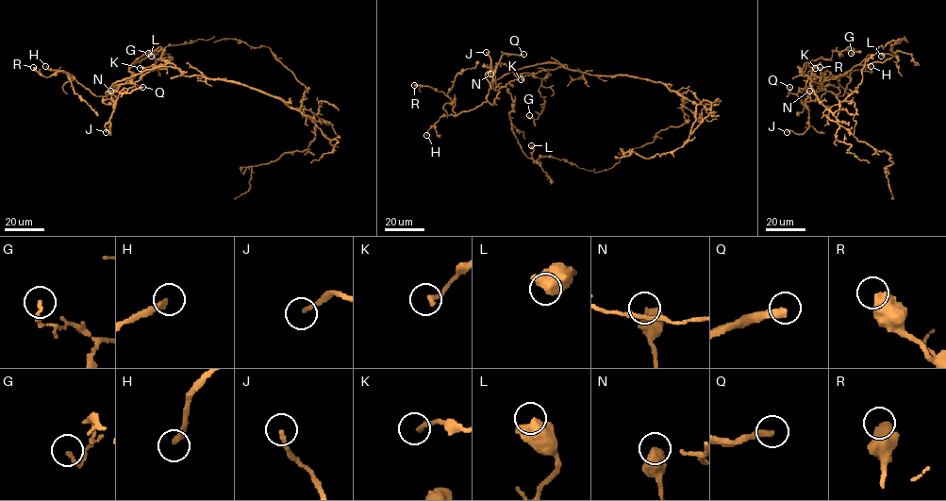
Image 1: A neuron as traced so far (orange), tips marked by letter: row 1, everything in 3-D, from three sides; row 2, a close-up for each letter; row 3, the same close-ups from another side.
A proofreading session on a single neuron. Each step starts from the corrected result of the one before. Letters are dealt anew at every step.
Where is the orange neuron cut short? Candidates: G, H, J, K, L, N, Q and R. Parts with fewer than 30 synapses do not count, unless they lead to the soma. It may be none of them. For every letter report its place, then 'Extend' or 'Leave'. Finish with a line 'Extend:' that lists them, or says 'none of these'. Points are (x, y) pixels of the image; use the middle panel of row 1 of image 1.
G: Place: (529, 115). Leave
H: Place: (426, 135). Extend
J: Place: (486, 52). Extend
K: Place: (521, 79). Leave
L: Place: (531, 145). Leave
N: Place: (490, 74). Leave
Q: Place: (523, 54). Extend
R: Place: (414, 85). Leave
Extend: H, J, Q

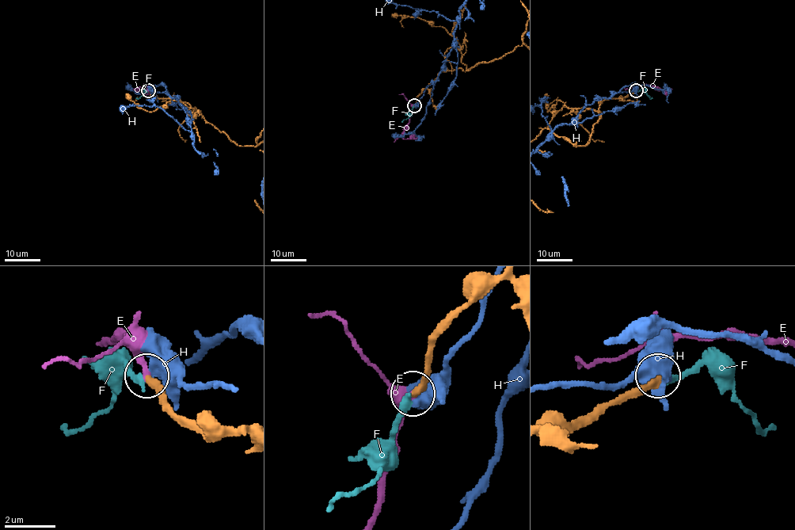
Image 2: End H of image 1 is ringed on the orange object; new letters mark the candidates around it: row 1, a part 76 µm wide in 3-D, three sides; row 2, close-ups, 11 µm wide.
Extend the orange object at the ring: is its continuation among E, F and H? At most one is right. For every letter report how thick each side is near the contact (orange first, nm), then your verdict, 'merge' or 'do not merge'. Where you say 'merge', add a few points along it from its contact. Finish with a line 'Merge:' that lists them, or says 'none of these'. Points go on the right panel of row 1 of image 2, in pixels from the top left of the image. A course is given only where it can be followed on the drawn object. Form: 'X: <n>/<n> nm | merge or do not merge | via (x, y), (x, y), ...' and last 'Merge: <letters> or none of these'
E: 280/240 nm | merge | via (635, 91), (638, 85), (652, 85), (667, 93)
F: 280/320 nm | do not merge
H: 300/550 nm | do not merge
Merge: E

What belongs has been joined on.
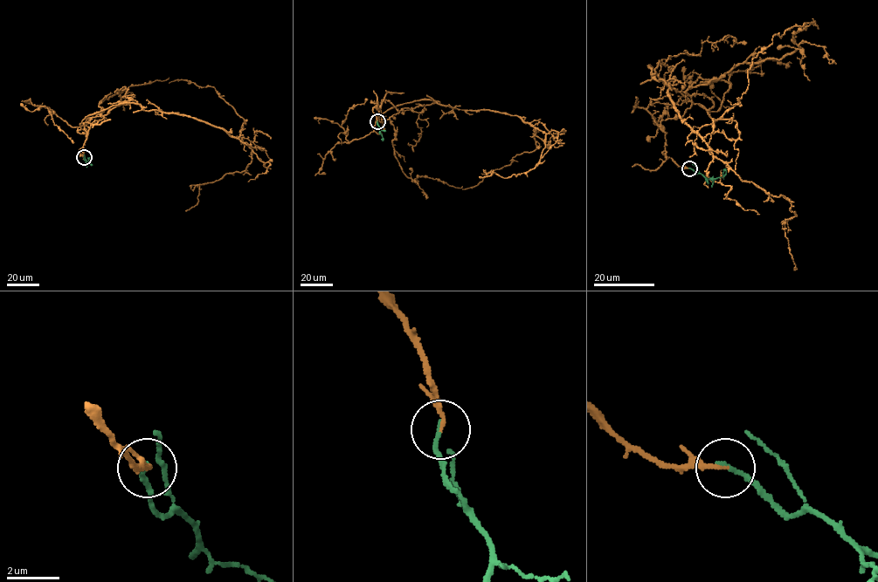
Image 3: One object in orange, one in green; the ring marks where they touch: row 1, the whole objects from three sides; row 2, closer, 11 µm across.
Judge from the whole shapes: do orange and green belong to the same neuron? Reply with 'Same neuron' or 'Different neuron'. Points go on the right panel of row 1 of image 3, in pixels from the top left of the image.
Same neuron

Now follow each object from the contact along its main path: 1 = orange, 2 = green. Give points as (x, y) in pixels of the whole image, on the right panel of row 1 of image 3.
1: (690, 168), (663, 153), (660, 121), (712, 101), (648, 66), (714, 155), (788, 198), (795, 269)
2: (690, 168), (712, 179), (723, 176), (725, 168)

